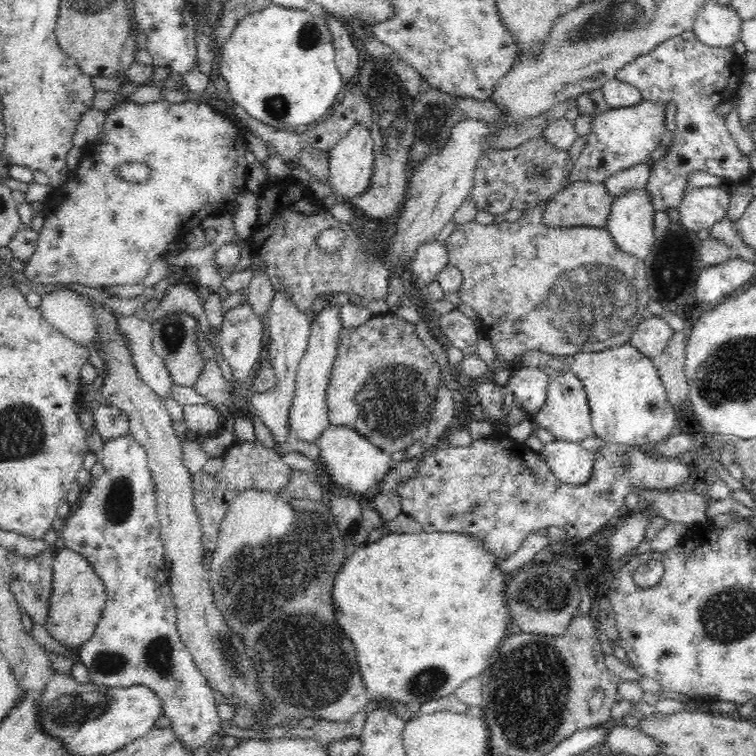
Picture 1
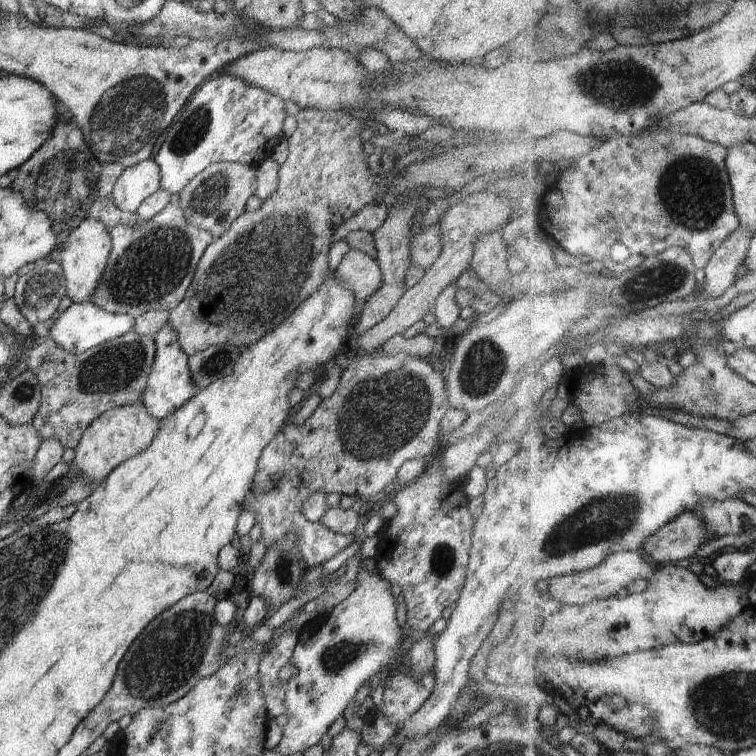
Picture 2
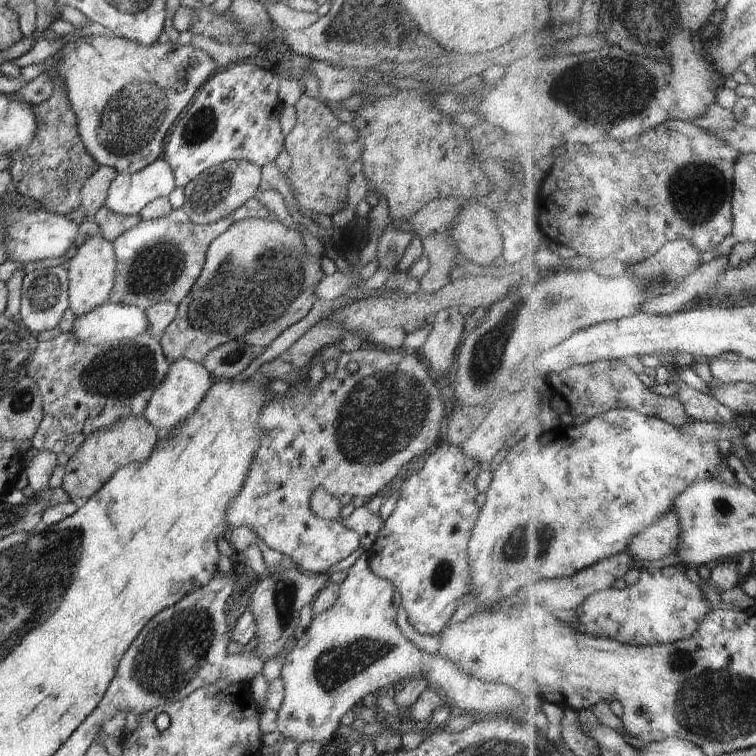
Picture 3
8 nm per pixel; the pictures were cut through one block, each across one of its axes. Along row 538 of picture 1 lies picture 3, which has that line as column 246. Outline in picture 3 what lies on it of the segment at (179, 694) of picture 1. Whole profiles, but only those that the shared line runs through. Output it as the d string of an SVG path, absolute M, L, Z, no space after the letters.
M242 61L230 64L226 70L222 69L220 72L218 71L218 73L214 72L214 74L200 87L200 90L198 90L198 92L194 95L190 104L188 104L185 110L179 114L178 118L175 120L175 124L172 126L168 134L168 139L165 140L165 144L163 146L162 158L164 158L172 169L176 187L184 188L189 182L192 182L192 179L200 176L202 172L208 170L211 166L219 165L220 163L228 160L246 160L259 167L274 163L279 152L282 150L285 141L285 136L281 131L279 121L281 109L283 107L283 104L278 98L279 79L280 78L278 78L272 71L265 70L257 65L246 64Z

